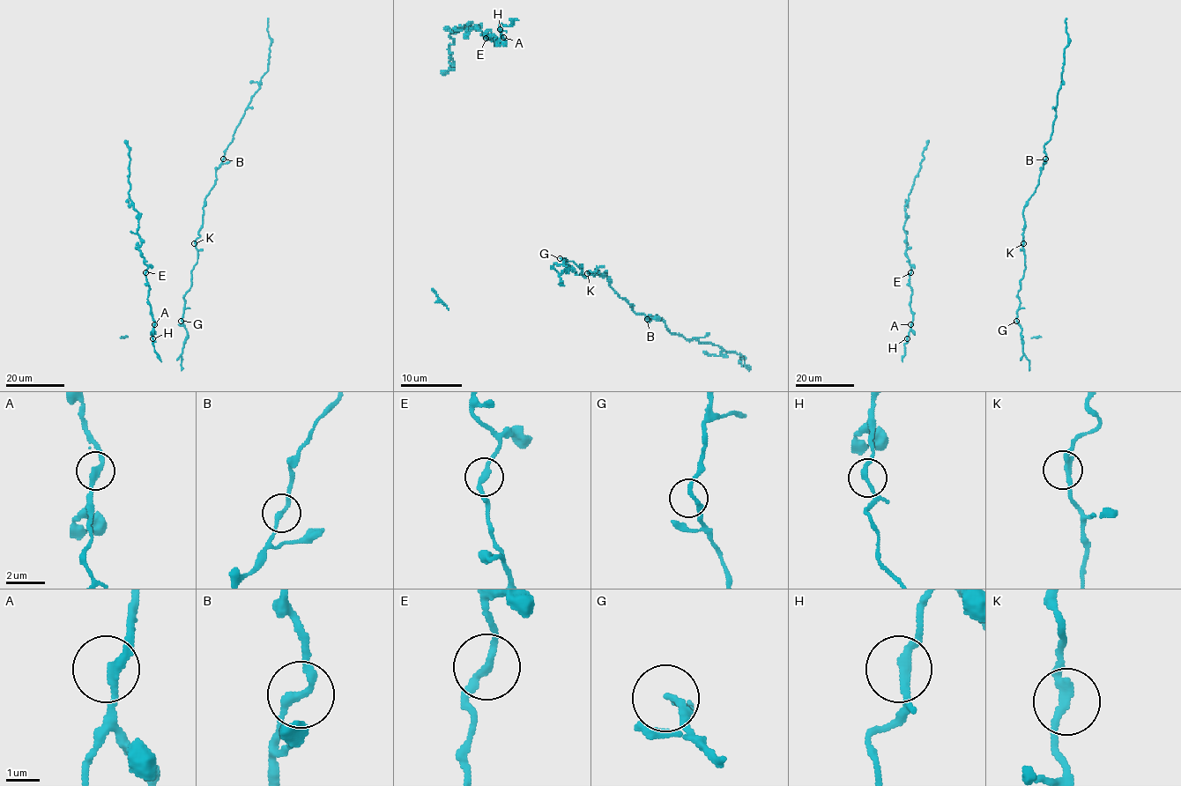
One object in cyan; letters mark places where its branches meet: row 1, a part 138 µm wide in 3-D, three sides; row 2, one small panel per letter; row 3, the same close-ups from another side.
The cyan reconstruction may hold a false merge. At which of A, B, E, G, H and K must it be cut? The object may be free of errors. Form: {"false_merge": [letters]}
{"false_merge": []}

